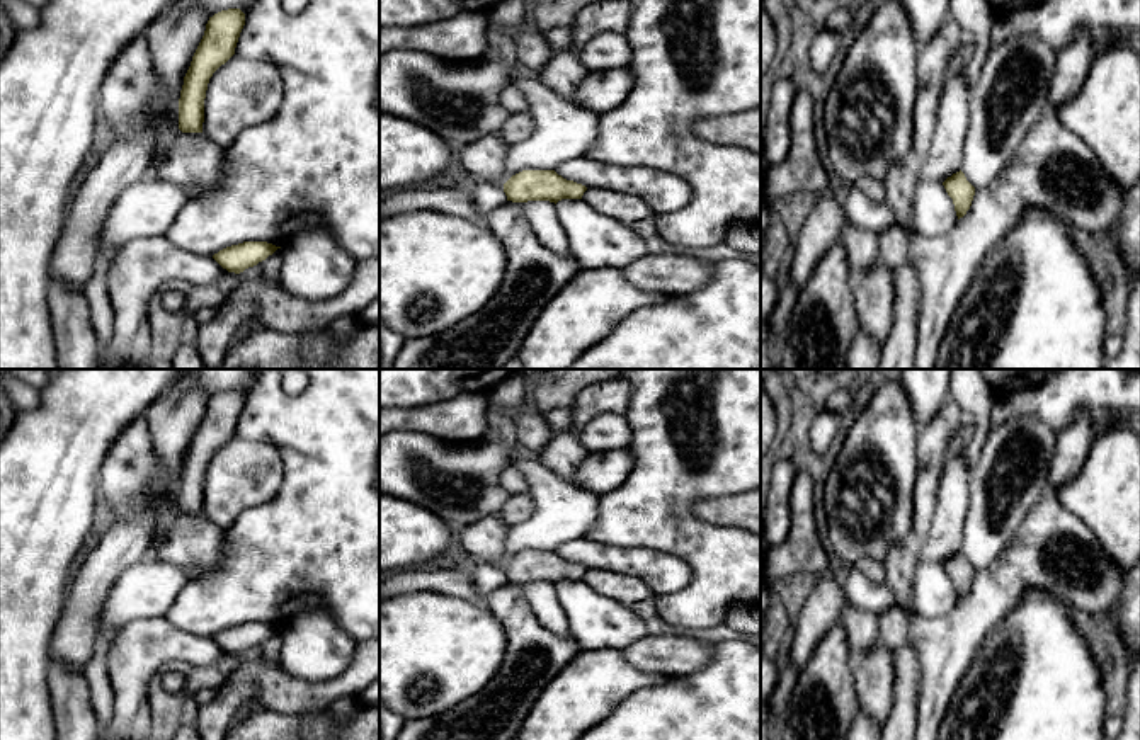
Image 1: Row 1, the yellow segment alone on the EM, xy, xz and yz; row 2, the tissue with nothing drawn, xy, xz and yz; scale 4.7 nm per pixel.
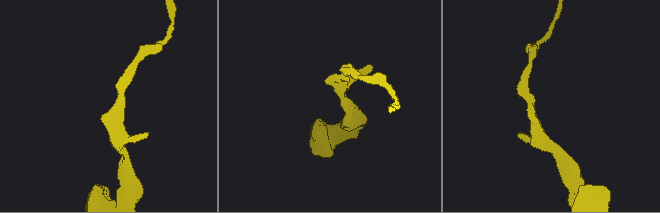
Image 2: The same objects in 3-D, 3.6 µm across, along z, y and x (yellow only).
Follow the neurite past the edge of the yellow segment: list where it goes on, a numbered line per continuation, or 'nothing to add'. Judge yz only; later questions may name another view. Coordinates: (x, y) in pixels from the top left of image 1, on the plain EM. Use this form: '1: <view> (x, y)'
nothing to add

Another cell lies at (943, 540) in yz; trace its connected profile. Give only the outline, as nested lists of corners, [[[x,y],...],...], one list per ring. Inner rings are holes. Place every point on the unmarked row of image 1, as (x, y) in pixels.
[[[966,435],[955,437],[955,454],[939,476],[932,524],[917,544],[917,561],[944,563],[961,551],[963,521],[970,507],[970,473],[963,454]]]

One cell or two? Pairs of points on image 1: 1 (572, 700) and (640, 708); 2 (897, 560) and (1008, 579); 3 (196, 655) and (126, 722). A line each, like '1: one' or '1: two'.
1: two
2: two
3: one

